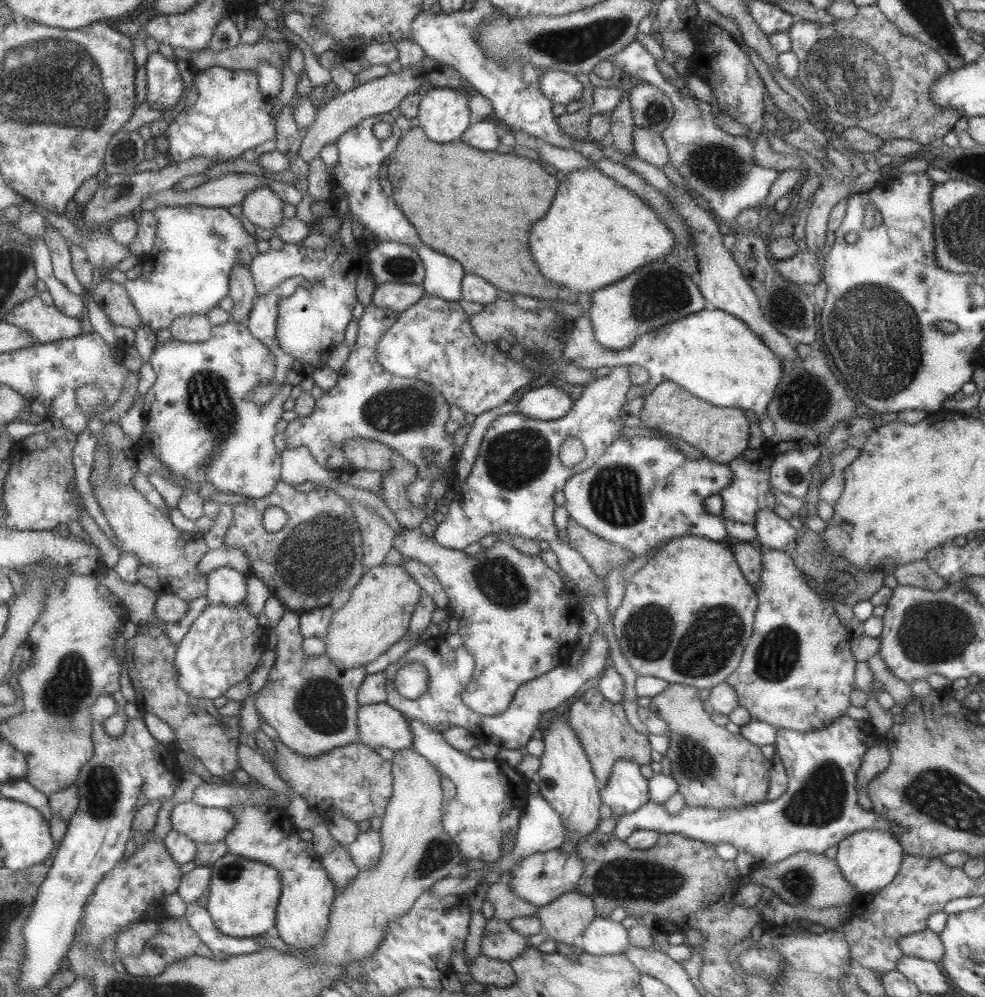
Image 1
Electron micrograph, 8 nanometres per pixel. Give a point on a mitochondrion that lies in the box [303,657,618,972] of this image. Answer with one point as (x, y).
(438, 853)

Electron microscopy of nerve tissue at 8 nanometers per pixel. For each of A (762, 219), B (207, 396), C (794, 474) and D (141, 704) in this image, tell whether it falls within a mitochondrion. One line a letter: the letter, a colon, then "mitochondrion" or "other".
A: other
B: mitochondrion
C: mitochondrion
D: other

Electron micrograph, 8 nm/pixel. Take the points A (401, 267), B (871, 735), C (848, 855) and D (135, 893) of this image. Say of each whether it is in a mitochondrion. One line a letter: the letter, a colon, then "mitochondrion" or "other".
A: mitochondrion
B: other
C: other
D: other

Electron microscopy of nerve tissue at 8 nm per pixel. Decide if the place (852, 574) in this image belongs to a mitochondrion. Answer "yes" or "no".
no

